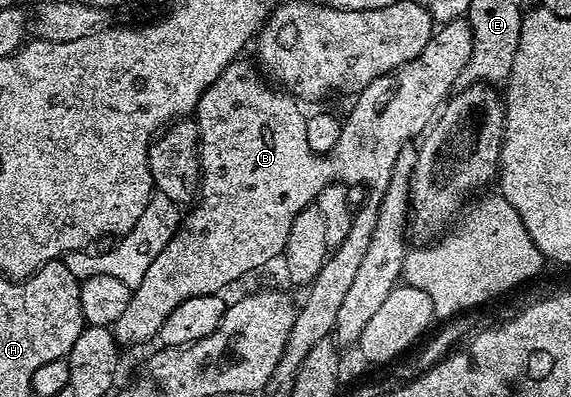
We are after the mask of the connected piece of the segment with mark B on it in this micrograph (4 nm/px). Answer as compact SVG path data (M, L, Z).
M459 19L445 22L431 37L424 51L416 55L416 59L404 63L404 67L388 75L377 77L353 98L354 106L351 107L350 114L344 117L340 139L336 147L325 155L314 153L310 149L306 134L307 114L298 110L299 102L281 88L273 84L265 85L258 78L259 70L253 64L250 66L243 59L231 61L198 100L196 120L202 180L196 200L189 210L191 213L181 218L177 231L170 236L160 255L152 259L148 271L144 271L142 282L133 286L128 307L124 307L124 311L120 311L120 315L114 320L114 340L122 347L142 345L150 340L153 342L164 319L168 319L168 315L172 315L172 311L176 311L180 303L200 295L221 294L225 285L230 285L233 281L240 280L245 273L268 264L277 253L279 256L286 248L288 231L296 215L315 204L324 187L335 183L345 183L347 186L364 185L369 196L381 199L392 179L392 167L400 151L415 140L414 136L417 138L427 132L428 126L451 96L472 55L472 49L473 31L469 21Z

